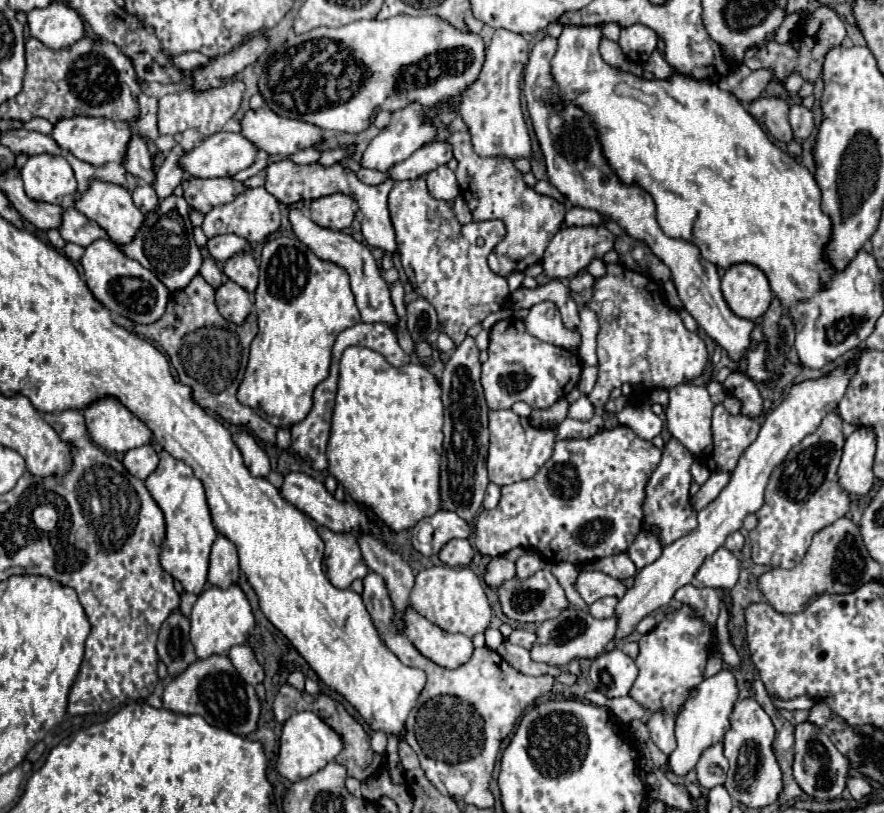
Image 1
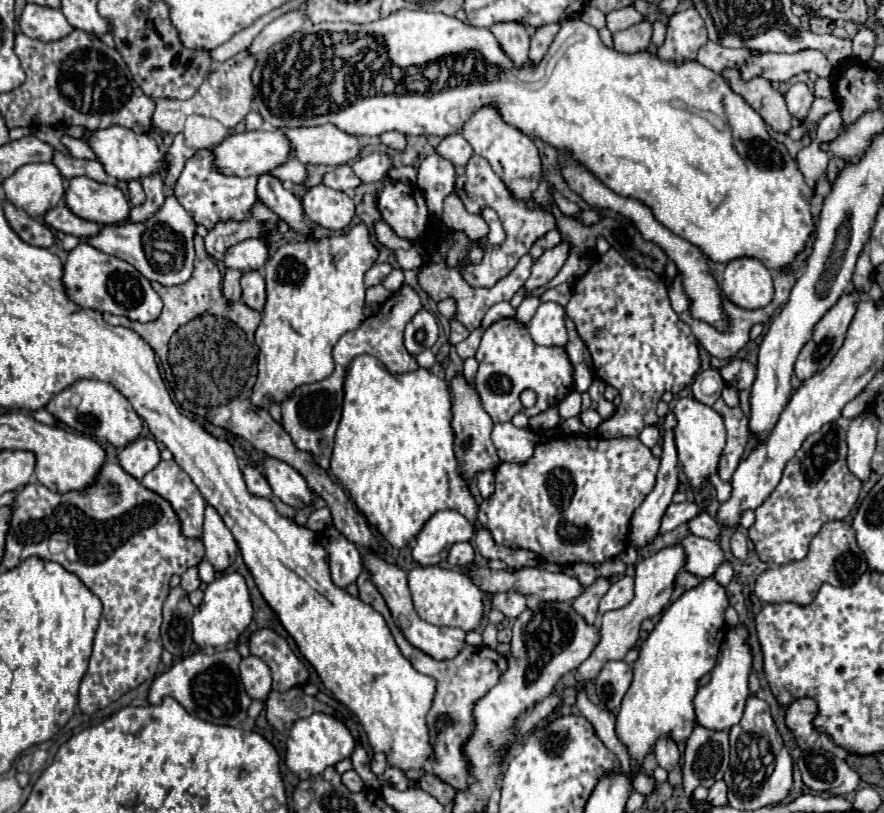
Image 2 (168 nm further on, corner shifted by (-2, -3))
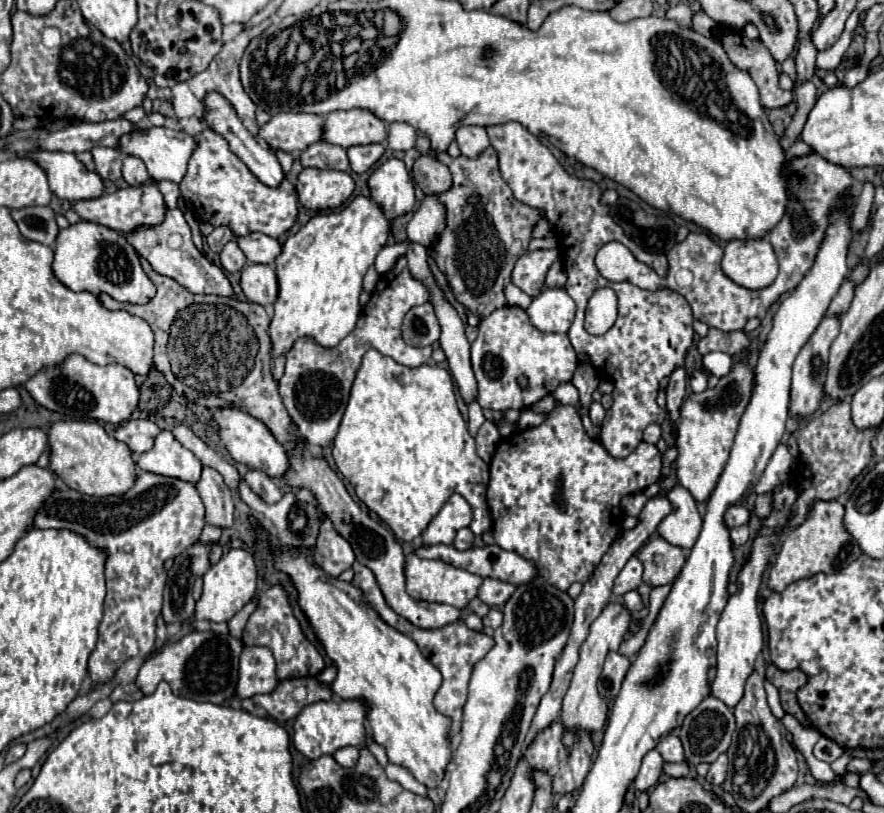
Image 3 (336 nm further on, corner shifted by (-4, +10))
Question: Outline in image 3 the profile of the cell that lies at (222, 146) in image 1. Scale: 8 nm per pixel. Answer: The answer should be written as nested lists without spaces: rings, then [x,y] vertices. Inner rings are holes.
[[[277,113],[259,127],[257,137],[271,149],[299,153],[317,143],[323,133],[323,117],[311,113]]]

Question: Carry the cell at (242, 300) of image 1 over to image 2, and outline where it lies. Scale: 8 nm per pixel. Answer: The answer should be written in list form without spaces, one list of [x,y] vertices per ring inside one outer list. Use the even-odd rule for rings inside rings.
[[[227,268],[225,270],[225,274],[223,274],[223,294],[225,294],[225,298],[229,302],[241,300],[239,280],[241,280],[241,272],[239,270],[233,270],[233,268]]]

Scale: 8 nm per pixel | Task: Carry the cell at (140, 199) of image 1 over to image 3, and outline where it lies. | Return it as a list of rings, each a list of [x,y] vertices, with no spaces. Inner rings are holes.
[[[127,155],[127,157],[123,159],[123,179],[125,179],[129,185],[143,185],[143,183],[147,183],[151,177],[149,177],[147,167],[145,167],[145,163],[143,163],[141,159]]]

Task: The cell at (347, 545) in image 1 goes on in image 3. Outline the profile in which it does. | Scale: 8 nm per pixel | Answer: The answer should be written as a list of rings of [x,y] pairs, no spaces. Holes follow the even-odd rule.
[[[325,519],[321,523],[319,539],[315,545],[315,557],[317,563],[333,577],[339,577],[355,563],[355,553],[351,545],[335,531],[331,519]]]

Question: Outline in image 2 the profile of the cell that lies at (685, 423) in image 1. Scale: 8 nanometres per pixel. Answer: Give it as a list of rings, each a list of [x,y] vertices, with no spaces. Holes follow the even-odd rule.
[[[681,398],[675,406],[677,416],[677,428],[675,428],[675,442],[679,450],[679,462],[683,464],[683,472],[691,484],[693,490],[703,490],[707,484],[707,478],[717,472],[719,456],[725,446],[725,424],[723,416],[715,412],[711,406],[699,404],[695,398]]]

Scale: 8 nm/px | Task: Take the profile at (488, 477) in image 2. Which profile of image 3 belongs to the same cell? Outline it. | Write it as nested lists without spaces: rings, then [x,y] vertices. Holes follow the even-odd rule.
[[[485,421],[485,423],[479,427],[479,433],[477,433],[477,437],[475,437],[475,441],[477,441],[477,455],[479,455],[485,463],[491,461],[499,439],[501,439],[501,435],[499,435],[499,429],[497,429],[495,423]]]

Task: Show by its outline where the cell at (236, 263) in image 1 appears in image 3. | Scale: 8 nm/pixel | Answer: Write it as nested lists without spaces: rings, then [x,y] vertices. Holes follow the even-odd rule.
[[[249,263],[241,271],[241,289],[245,297],[259,305],[269,305],[277,299],[277,279],[271,265]]]

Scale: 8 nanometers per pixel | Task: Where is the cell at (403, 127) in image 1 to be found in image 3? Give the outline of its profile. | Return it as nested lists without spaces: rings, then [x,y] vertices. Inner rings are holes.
[[[381,143],[375,145],[357,145],[357,147],[349,147],[347,155],[349,155],[349,163],[351,163],[351,171],[355,173],[365,173],[369,171],[385,153],[385,147]]]

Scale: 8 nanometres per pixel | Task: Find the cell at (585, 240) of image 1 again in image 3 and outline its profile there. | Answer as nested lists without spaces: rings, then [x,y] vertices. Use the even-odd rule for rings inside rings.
[[[537,249],[537,251],[527,251],[525,255],[519,257],[513,269],[513,283],[525,291],[529,297],[537,297],[543,291],[545,275],[551,267],[561,257],[559,249]]]

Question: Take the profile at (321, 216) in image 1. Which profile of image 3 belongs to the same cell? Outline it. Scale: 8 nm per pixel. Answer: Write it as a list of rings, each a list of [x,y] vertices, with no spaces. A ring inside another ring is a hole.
[[[303,169],[297,181],[297,195],[303,207],[327,211],[341,207],[353,193],[353,179],[345,171]]]

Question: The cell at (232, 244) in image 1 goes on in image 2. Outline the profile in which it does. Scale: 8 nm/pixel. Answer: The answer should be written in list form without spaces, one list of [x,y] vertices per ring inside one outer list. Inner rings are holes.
[[[249,238],[229,248],[223,262],[227,268],[249,272],[249,270],[261,270],[267,258],[269,258],[269,252],[267,252],[265,242],[259,238]]]

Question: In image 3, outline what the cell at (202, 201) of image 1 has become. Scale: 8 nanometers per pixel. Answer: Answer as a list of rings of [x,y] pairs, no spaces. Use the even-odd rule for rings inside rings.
[[[205,129],[197,139],[197,147],[181,181],[181,197],[199,221],[207,221],[213,227],[227,225],[237,237],[253,231],[279,237],[289,231],[297,219],[297,195],[293,195],[293,185],[287,179],[277,189],[263,185],[229,149],[229,143],[211,129]]]

